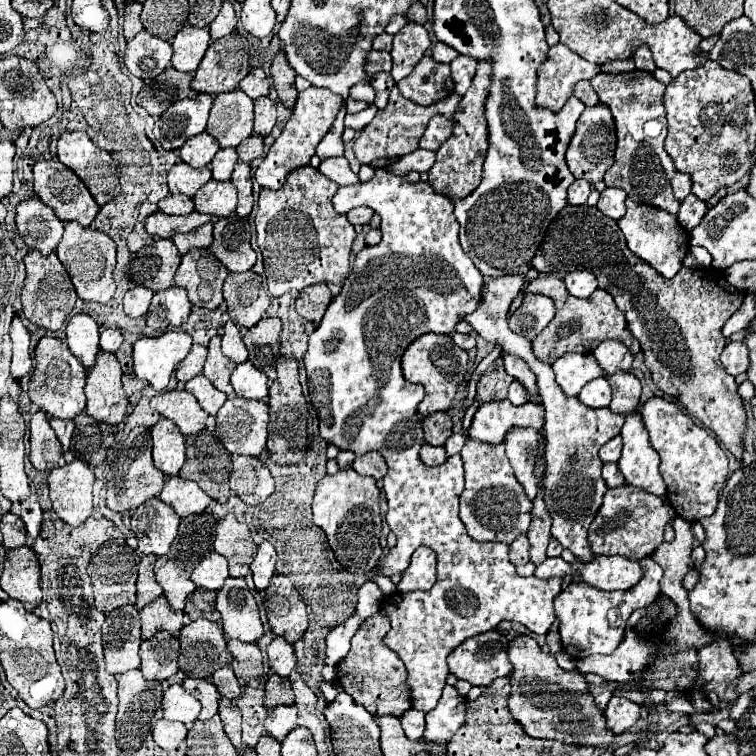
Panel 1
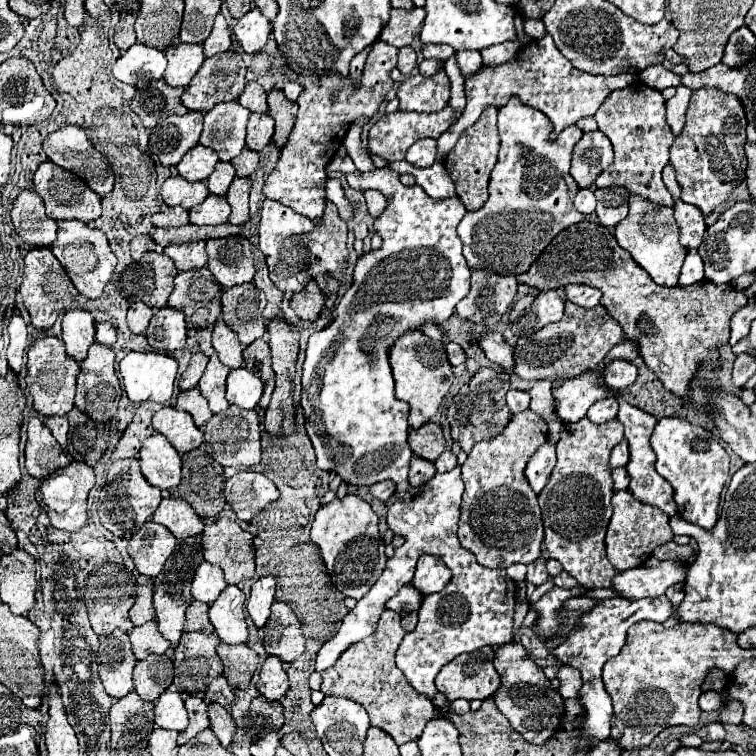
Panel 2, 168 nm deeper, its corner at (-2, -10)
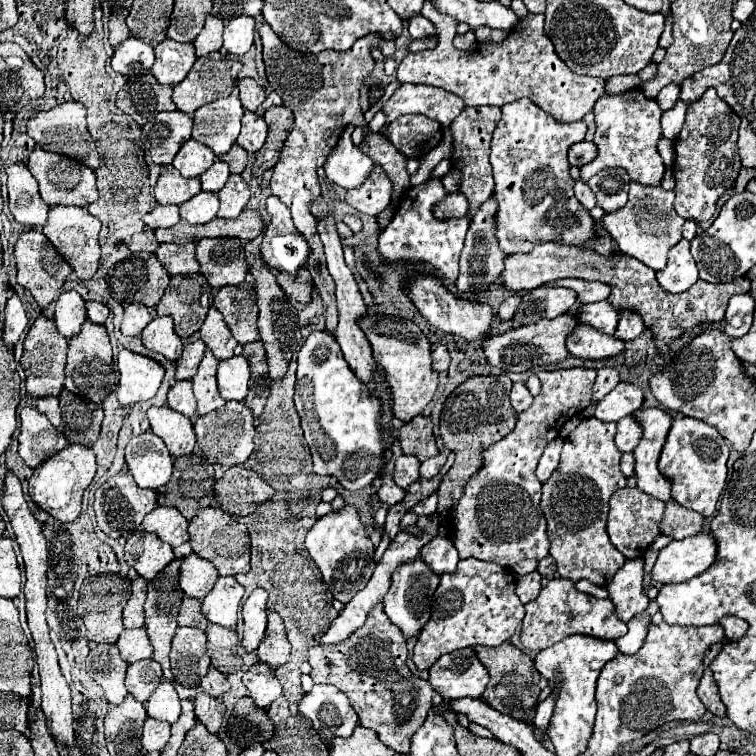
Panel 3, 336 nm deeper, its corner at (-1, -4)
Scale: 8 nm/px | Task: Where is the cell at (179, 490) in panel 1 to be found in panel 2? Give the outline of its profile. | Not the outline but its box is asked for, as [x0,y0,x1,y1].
[152,496,204,540]

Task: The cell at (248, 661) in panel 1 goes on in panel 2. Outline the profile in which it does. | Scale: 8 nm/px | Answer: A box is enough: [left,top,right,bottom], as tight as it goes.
[216,644,258,688]

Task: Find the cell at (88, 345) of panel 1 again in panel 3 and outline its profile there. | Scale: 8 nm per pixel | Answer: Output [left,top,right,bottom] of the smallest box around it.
[53,290,87,338]

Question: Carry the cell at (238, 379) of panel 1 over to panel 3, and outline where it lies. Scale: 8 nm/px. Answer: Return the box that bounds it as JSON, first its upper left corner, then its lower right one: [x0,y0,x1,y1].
[217,356,249,400]

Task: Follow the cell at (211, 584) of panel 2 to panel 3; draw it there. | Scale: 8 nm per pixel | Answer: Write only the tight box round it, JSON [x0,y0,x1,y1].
[179,554,217,600]

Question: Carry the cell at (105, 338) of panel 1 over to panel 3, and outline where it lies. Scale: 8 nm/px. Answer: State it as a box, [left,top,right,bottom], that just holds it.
[87,302,109,324]

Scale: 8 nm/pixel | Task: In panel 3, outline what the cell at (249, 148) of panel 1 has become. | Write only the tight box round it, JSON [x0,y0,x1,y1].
[219,144,249,174]

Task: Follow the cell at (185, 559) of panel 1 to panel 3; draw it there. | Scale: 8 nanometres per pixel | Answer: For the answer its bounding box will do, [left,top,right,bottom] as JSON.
[145,558,183,680]

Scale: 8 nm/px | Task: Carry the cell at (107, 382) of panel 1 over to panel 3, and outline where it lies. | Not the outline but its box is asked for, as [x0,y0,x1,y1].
[65,320,117,404]

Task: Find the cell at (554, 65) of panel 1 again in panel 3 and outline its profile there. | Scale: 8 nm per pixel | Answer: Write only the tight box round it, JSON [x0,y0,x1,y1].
[397,2,605,122]

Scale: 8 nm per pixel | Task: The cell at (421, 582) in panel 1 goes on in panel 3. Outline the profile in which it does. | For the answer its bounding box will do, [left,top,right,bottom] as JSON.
[421,536,457,574]

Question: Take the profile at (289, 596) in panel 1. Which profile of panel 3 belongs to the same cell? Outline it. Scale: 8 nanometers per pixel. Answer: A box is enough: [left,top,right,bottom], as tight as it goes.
[257,612,291,668]

